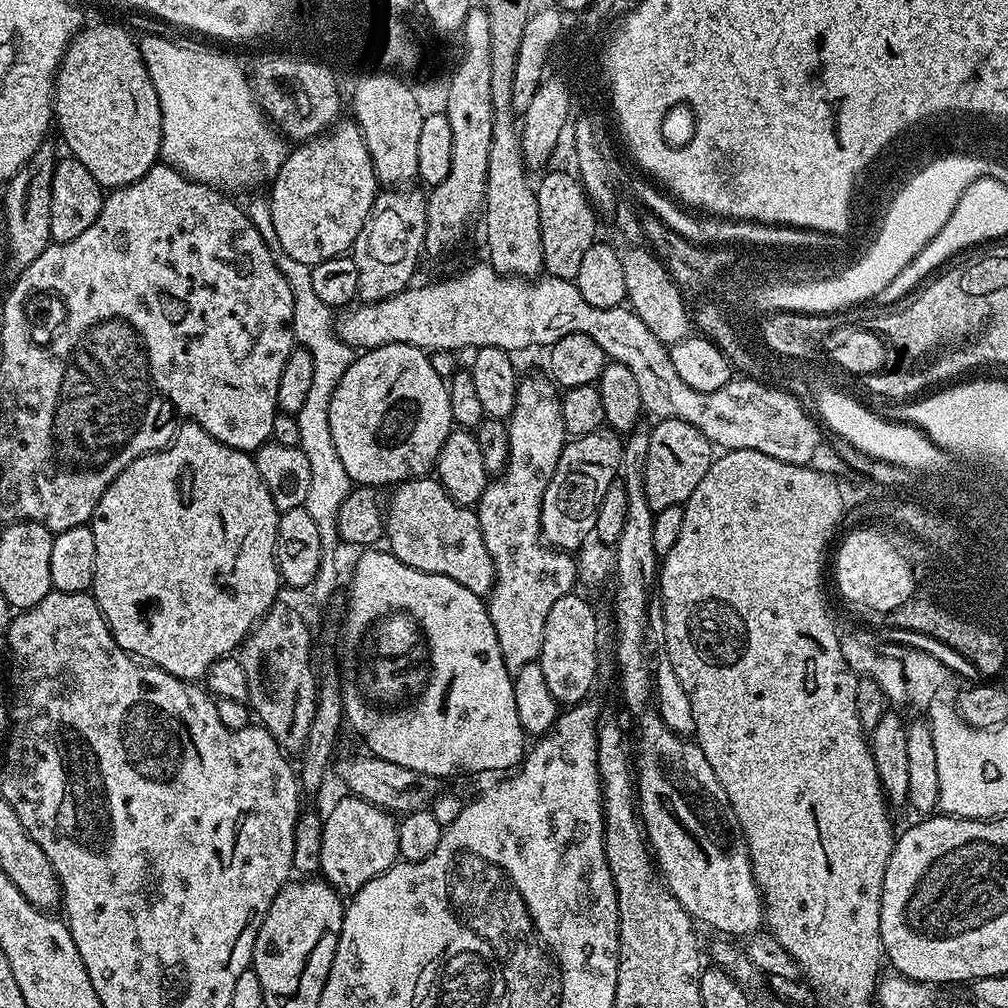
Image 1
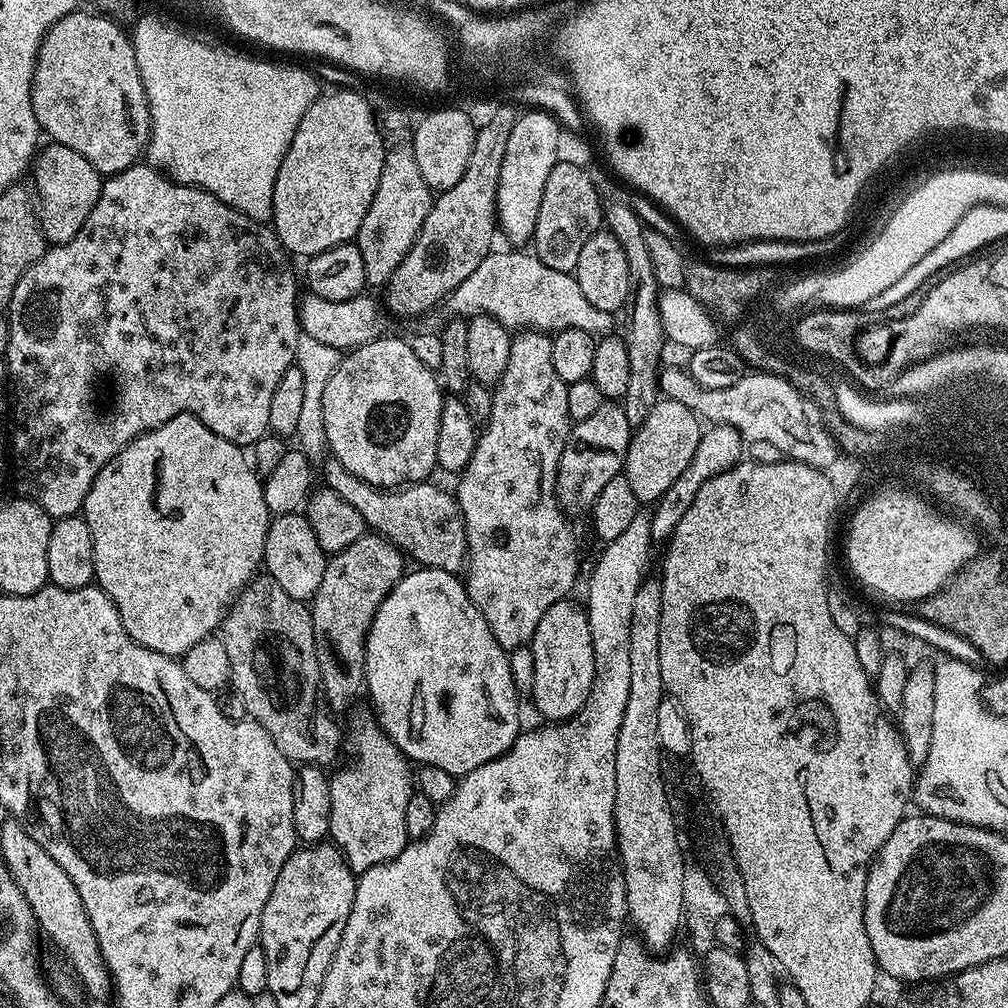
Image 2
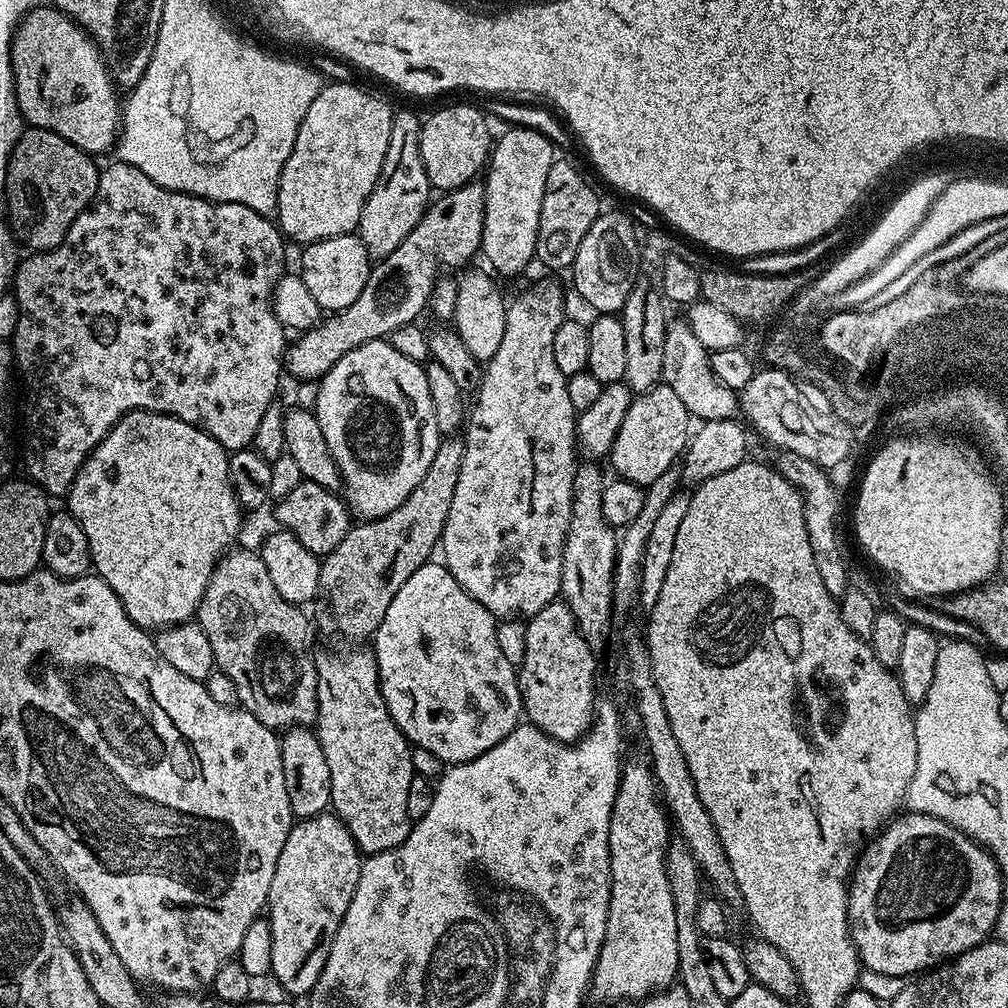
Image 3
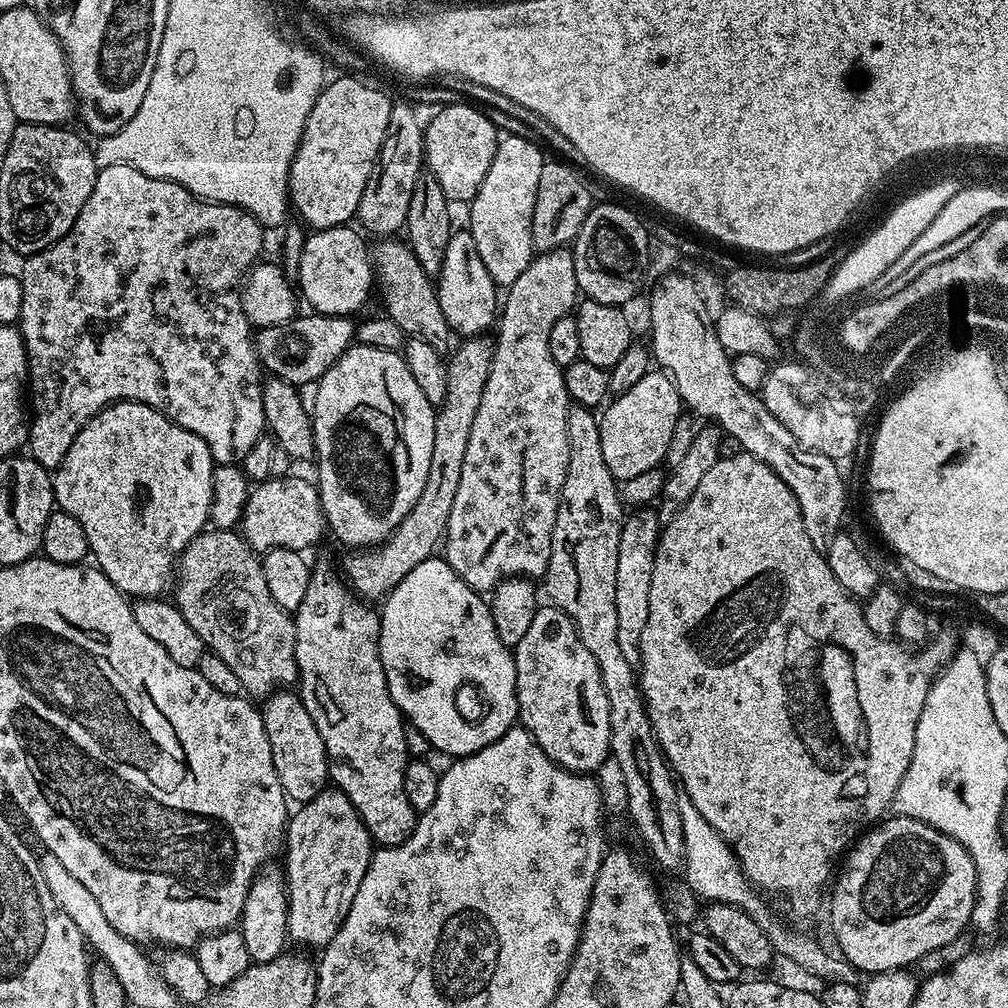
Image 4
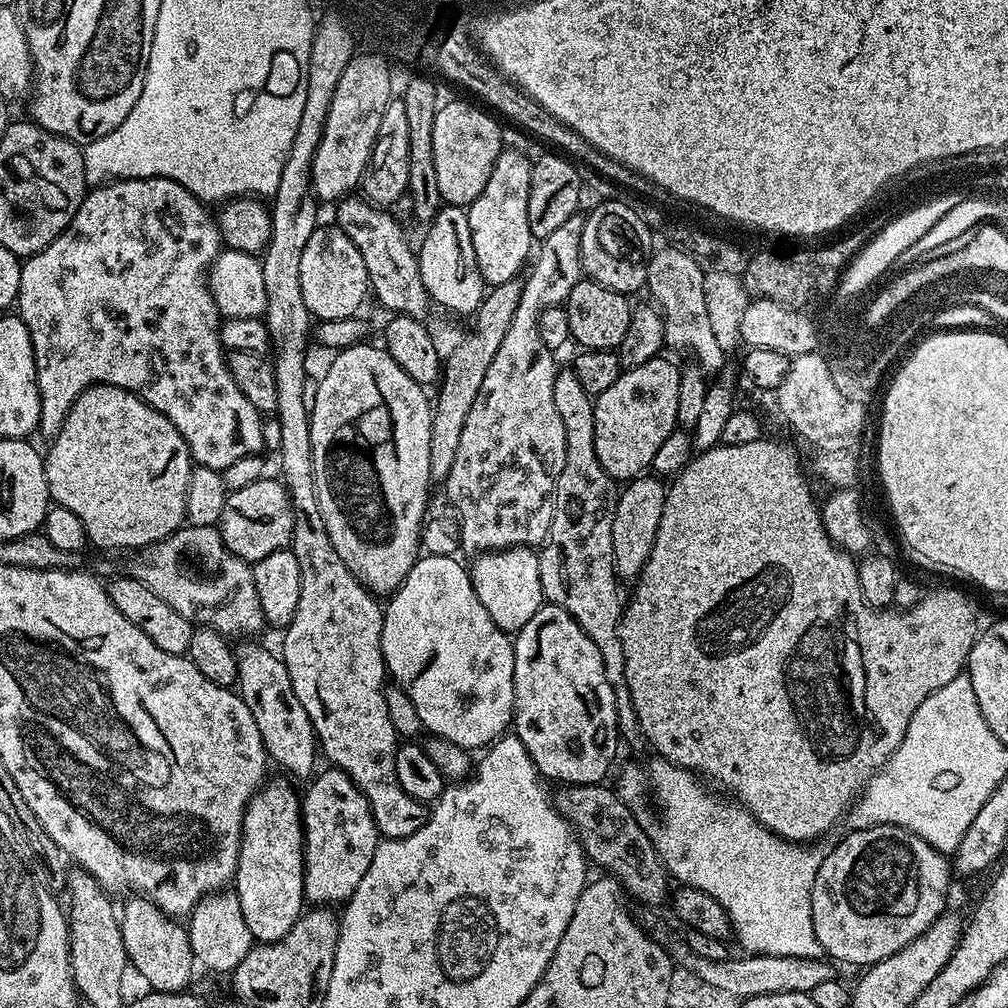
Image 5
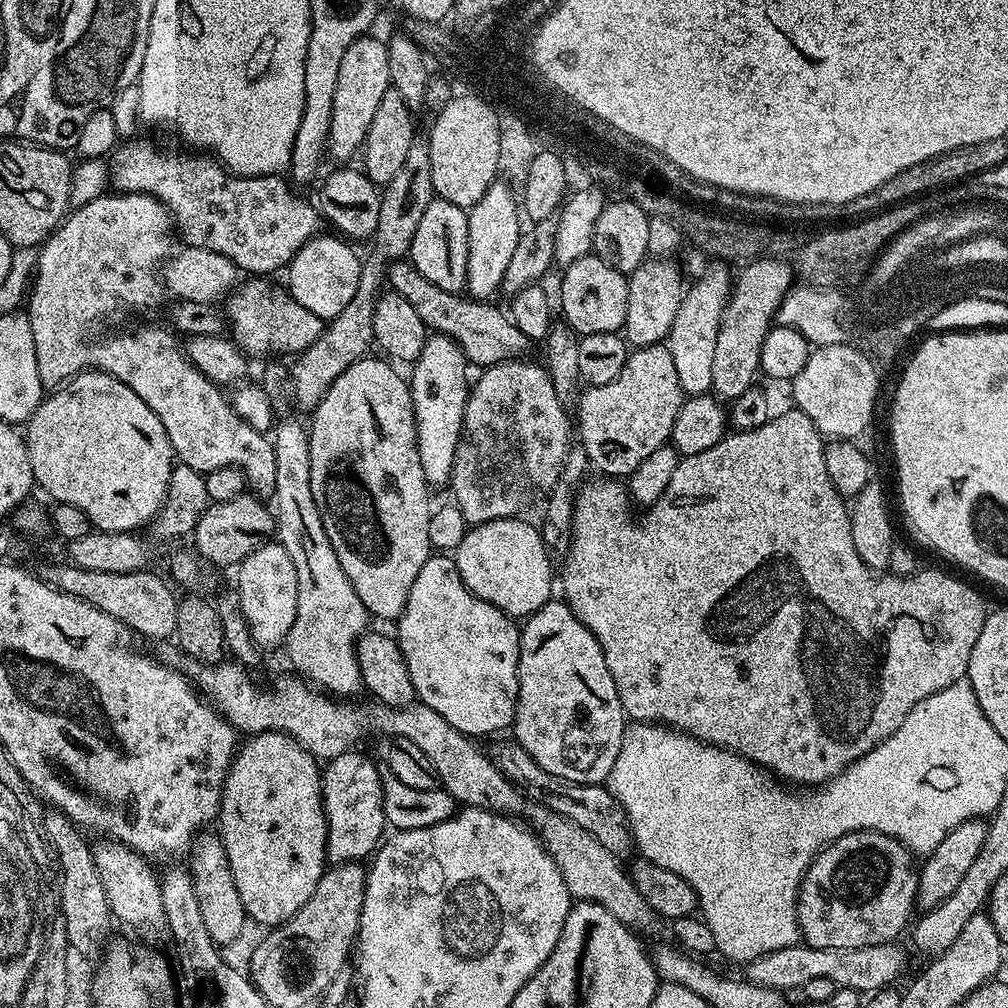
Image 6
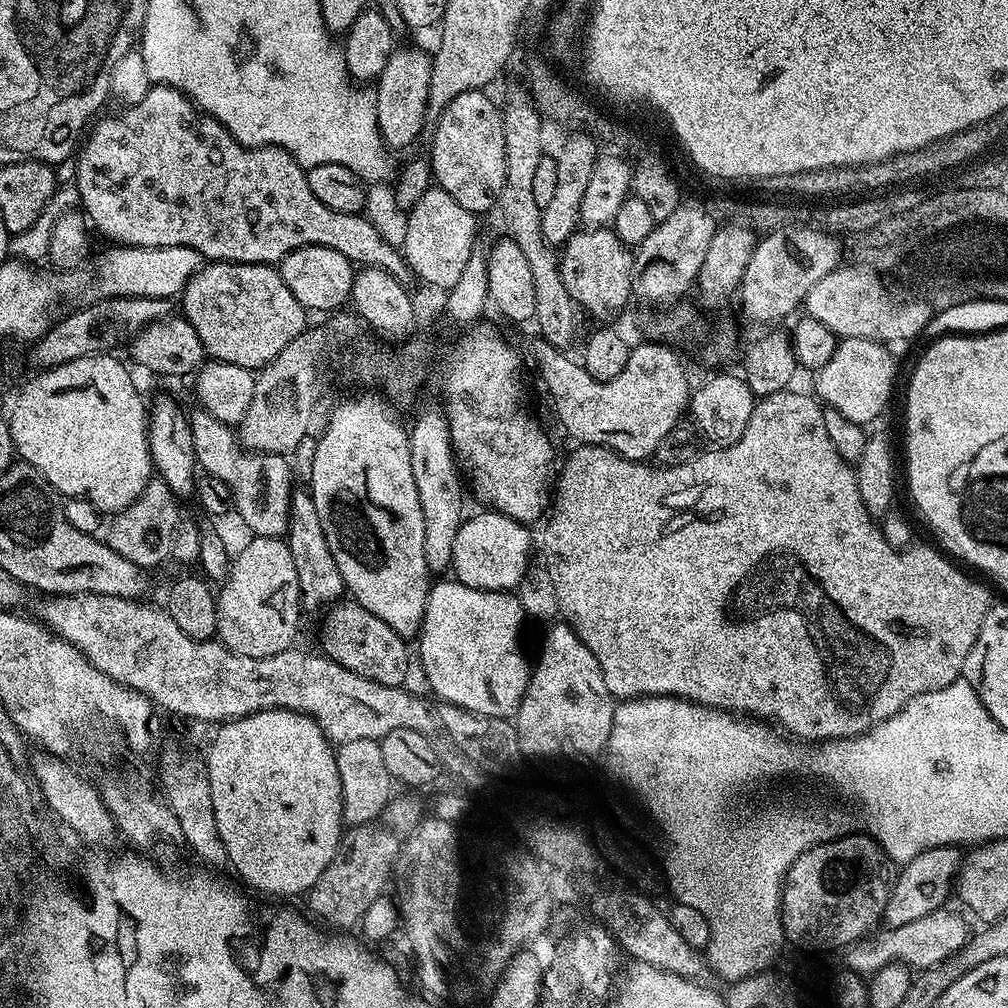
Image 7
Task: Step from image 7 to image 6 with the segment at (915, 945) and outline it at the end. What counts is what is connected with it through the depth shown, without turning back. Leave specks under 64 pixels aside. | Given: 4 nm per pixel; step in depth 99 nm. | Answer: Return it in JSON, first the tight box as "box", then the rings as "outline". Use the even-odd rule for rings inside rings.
{"box":[746,942,908,994],"outline":[[[801,942],[752,960],[746,966],[746,979],[751,984],[761,984],[767,988],[800,990],[811,979],[830,978],[837,988],[853,988],[858,993],[871,994],[889,987],[893,983],[892,979],[908,964],[907,954],[895,943],[862,944],[855,948],[826,948]]]}

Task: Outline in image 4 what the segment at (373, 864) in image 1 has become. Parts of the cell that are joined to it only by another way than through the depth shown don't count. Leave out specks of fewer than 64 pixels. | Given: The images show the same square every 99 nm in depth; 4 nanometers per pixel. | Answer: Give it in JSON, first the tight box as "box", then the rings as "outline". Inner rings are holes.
{"box":[294,567,418,846],"outline":[[[313,567],[308,577],[306,595],[302,598],[302,606],[296,608],[294,619],[296,621],[294,654],[296,655],[296,671],[298,673],[298,695],[314,720],[314,724],[318,728],[318,733],[322,736],[322,742],[325,743],[325,752],[328,755],[328,780],[331,781],[335,787],[339,788],[342,794],[346,794],[346,798],[350,798],[354,810],[358,810],[358,814],[362,818],[366,830],[372,835],[373,841],[375,841],[377,845],[387,846],[389,844],[401,844],[402,842],[406,842],[406,838],[410,838],[410,834],[416,828],[418,814],[410,806],[410,798],[406,798],[406,786],[404,785],[405,761],[403,759],[399,760],[392,752],[380,752],[376,756],[376,744],[403,745],[404,730],[406,727],[406,721],[404,717],[401,716],[398,706],[394,702],[394,698],[390,698],[388,687],[386,686],[386,674],[382,670],[379,611],[377,611],[375,607],[369,606],[361,597],[357,596],[351,587],[338,575],[337,569],[335,572],[332,568]]]}

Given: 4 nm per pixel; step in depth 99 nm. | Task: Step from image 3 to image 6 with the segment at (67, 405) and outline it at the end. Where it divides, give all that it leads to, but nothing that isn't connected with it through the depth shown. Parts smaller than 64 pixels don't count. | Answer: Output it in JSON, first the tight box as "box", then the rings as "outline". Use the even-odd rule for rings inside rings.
{"box":[26,191,278,498],"outline":[[[113,191],[67,213],[60,227],[39,249],[40,257],[26,296],[26,315],[34,333],[34,358],[38,358],[38,378],[48,390],[55,390],[79,372],[89,370],[105,372],[126,382],[126,386],[130,386],[130,390],[158,414],[179,463],[201,474],[218,470],[218,466],[241,468],[248,479],[248,488],[255,495],[272,498],[278,470],[274,466],[272,440],[248,425],[232,408],[229,397],[220,393],[223,391],[218,385],[192,366],[171,327],[163,323],[140,324],[133,332],[96,336],[103,330],[104,323],[114,319],[119,312],[128,312],[135,304],[140,308],[156,304],[160,295],[165,295],[166,289],[158,279],[157,269],[173,255],[172,236],[174,240],[174,225],[168,208],[156,196],[147,196],[144,192]]]}

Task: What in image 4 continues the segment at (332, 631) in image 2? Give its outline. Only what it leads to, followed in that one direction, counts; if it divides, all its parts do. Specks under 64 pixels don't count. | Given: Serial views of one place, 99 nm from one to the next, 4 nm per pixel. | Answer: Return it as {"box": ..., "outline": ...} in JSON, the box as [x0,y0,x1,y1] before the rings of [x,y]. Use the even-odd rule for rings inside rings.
{"box":[342,335,494,602],"outline":[[[491,335],[470,336],[459,341],[456,353],[447,357],[448,377],[446,398],[436,408],[434,422],[434,454],[430,454],[430,474],[426,486],[422,486],[422,498],[402,518],[398,527],[382,544],[363,550],[352,550],[344,560],[342,576],[357,596],[368,602],[383,601],[418,562],[433,559],[432,552],[441,547],[448,531],[450,506],[454,506],[454,494],[458,494],[458,478],[462,478],[462,461],[466,458],[466,442],[470,442],[470,430],[474,430],[474,418],[482,402],[482,390],[486,390],[486,378],[492,365],[494,340]]]}

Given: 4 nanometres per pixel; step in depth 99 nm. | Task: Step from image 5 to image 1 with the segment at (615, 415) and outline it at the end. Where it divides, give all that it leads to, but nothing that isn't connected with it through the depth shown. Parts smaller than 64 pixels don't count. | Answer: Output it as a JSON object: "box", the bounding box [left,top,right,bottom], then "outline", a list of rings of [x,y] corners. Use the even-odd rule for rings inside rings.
{"box":[644,419,714,513],"outline":[[[657,419],[650,428],[650,454],[646,454],[644,490],[646,502],[650,502],[653,513],[666,507],[683,505],[694,494],[694,486],[702,482],[706,470],[710,470],[714,459],[714,445],[690,422]]]}

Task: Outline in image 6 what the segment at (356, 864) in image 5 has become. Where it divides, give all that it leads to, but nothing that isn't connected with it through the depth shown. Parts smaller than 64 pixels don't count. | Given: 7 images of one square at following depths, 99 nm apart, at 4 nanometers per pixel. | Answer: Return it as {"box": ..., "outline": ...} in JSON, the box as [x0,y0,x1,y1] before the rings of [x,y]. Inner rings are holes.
{"box":[320,750,386,866],"outline":[[[349,750],[338,754],[338,758],[327,761],[323,765],[322,775],[320,777],[320,793],[324,799],[324,813],[326,814],[326,826],[328,827],[328,859],[327,863],[329,865],[335,866],[338,864],[349,863],[353,858],[364,858],[360,856],[365,856],[365,858],[371,857],[375,853],[376,849],[380,847],[382,841],[385,839],[386,831],[386,821],[384,818],[384,777],[382,775],[381,769],[378,767],[376,769],[376,764],[368,756],[363,756],[362,753],[356,752],[360,750]]]}

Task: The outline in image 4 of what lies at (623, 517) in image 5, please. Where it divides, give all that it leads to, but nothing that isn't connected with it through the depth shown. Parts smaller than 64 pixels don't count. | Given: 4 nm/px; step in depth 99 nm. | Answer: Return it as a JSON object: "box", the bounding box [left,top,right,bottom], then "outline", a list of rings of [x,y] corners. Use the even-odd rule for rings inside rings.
{"box":[614,506,662,666],"outline":[[[648,506],[633,512],[636,512],[633,516],[632,513],[625,515],[624,525],[618,534],[618,578],[614,582],[614,606],[618,610],[618,647],[622,649],[626,662],[636,666],[640,662],[642,630],[646,630],[646,618],[650,615],[650,578],[654,578],[654,558],[660,541],[662,521],[659,515]]]}

